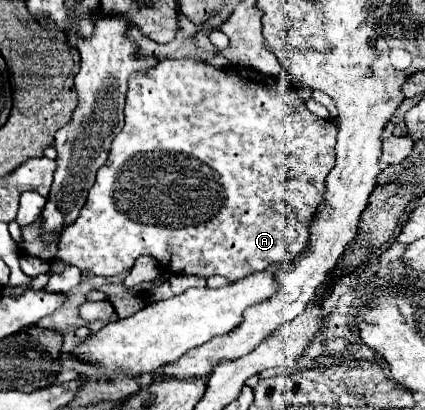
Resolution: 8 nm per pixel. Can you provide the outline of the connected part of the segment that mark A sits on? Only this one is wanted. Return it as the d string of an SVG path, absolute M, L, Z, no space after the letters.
M162 60L158 68L150 72L140 72L130 76L130 88L124 108L124 128L112 140L106 164L98 170L96 184L88 192L88 200L74 224L70 224L58 242L56 258L78 266L90 276L116 276L134 266L138 256L154 256L164 272L184 274L184 276L224 276L228 280L240 280L250 272L260 272L274 262L292 262L300 252L308 248L310 224L318 208L324 202L326 176L334 168L334 144L338 128L330 120L322 120L312 114L304 100L296 94L296 88L286 86L274 76L258 76L260 72L228 66L228 68L208 68L200 60Z

